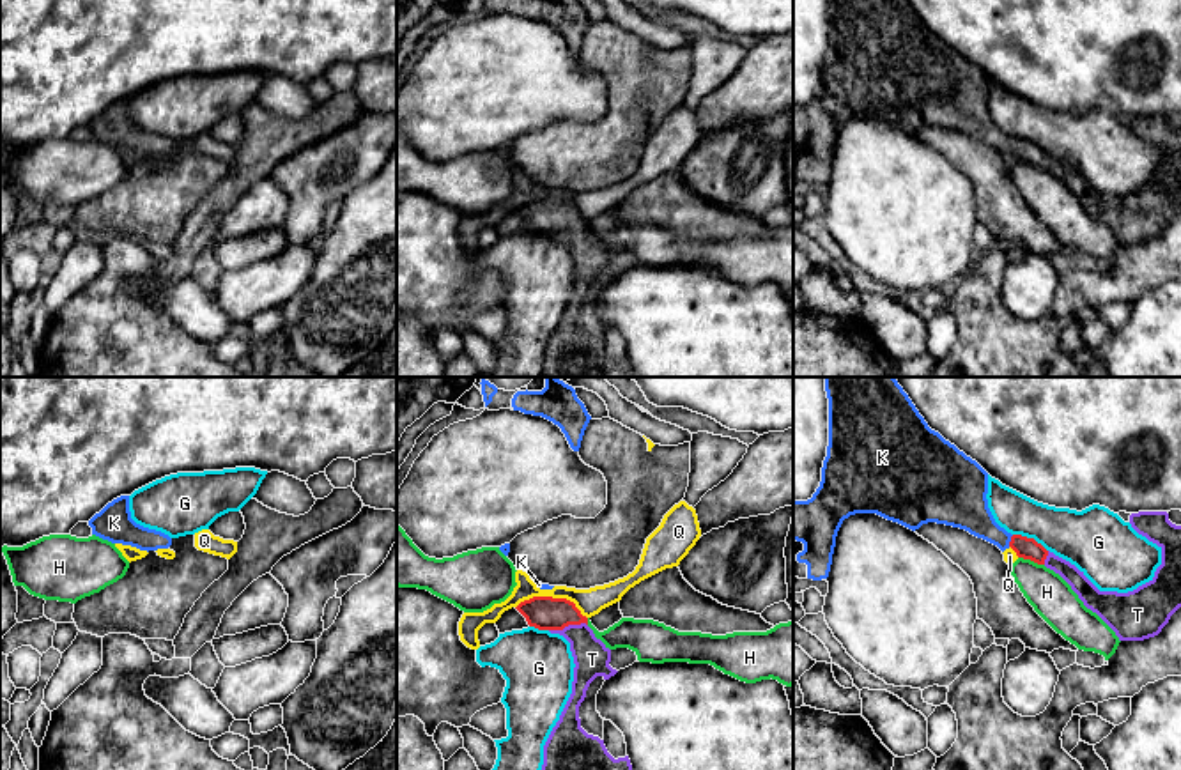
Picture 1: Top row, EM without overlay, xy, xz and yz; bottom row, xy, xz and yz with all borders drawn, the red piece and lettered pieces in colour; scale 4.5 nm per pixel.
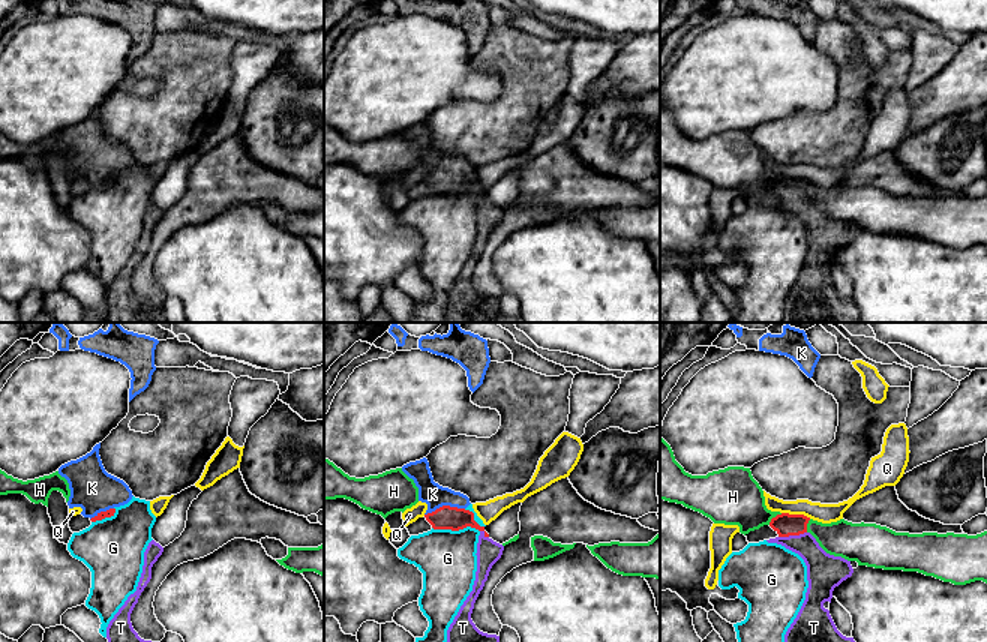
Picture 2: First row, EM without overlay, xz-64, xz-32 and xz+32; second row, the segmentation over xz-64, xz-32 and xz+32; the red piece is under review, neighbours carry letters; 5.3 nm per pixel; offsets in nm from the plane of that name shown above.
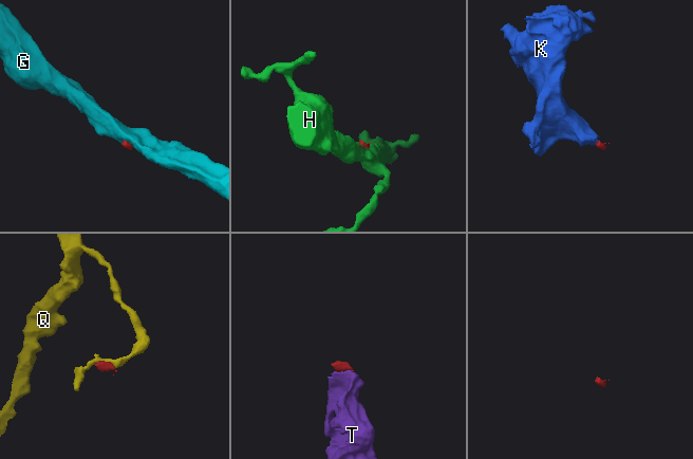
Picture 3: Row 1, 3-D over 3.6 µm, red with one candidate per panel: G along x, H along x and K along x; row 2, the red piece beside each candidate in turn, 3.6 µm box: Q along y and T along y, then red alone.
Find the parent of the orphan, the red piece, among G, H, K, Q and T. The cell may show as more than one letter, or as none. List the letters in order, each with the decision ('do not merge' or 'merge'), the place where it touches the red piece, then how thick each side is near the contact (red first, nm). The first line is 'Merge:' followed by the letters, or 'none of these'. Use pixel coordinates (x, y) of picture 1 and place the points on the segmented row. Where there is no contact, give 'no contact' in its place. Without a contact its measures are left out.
Merge: K, T
G: do not merge; meets red in yz at (1031, 538); 100 nm thick on the red side, 260 nm on the other
H: do not merge; meets red in yz at (1031, 560); 100 nm thick on the red side, 190 nm on the other
K: merge; meets red in yz at (1011, 540); 100 nm thick on the red side, 190 nm on the other
Q: do not merge; meets red in xz at (551, 597); 160 nm thick on the red side, 120 nm on the other
T: merge; meets red in xz at (567, 625); 160 nm thick on the red side, 160 nm on the other

